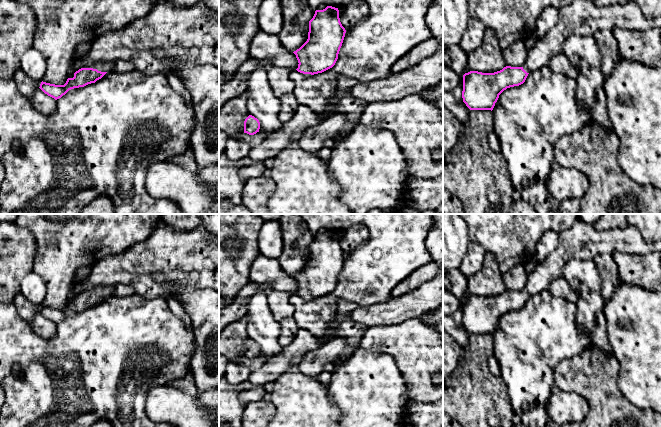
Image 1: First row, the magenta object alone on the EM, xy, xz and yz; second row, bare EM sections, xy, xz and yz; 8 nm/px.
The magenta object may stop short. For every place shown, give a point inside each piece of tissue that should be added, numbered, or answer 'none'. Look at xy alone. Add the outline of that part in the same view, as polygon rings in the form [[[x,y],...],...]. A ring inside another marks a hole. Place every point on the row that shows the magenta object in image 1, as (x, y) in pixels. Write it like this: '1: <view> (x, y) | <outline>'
1: xy (103, 67) | [[[106,62],[106,63],[94,63],[88,66],[88,68],[97,69],[101,72],[111,72],[114,67],[113,63]]]

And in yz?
1: yz (582, 17) | [[[573,0],[571,4],[558,9],[557,24],[545,36],[537,38],[522,67],[527,73],[531,73],[540,67],[547,66],[555,55],[563,52],[564,41],[572,34],[587,36],[594,35],[599,30],[613,30],[615,27],[628,30],[647,30],[656,26],[661,27],[661,17],[646,19],[634,1],[629,0],[622,5],[597,6],[593,0]]]

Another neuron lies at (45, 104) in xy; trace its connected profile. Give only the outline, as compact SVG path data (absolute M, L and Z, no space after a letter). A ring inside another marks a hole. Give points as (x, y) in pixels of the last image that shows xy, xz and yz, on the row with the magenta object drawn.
M40 88L36 89L29 100L34 108L44 115L50 115L56 110L56 100L45 94Z

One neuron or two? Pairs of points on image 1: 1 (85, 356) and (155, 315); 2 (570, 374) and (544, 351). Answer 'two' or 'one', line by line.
1: one
2: two

